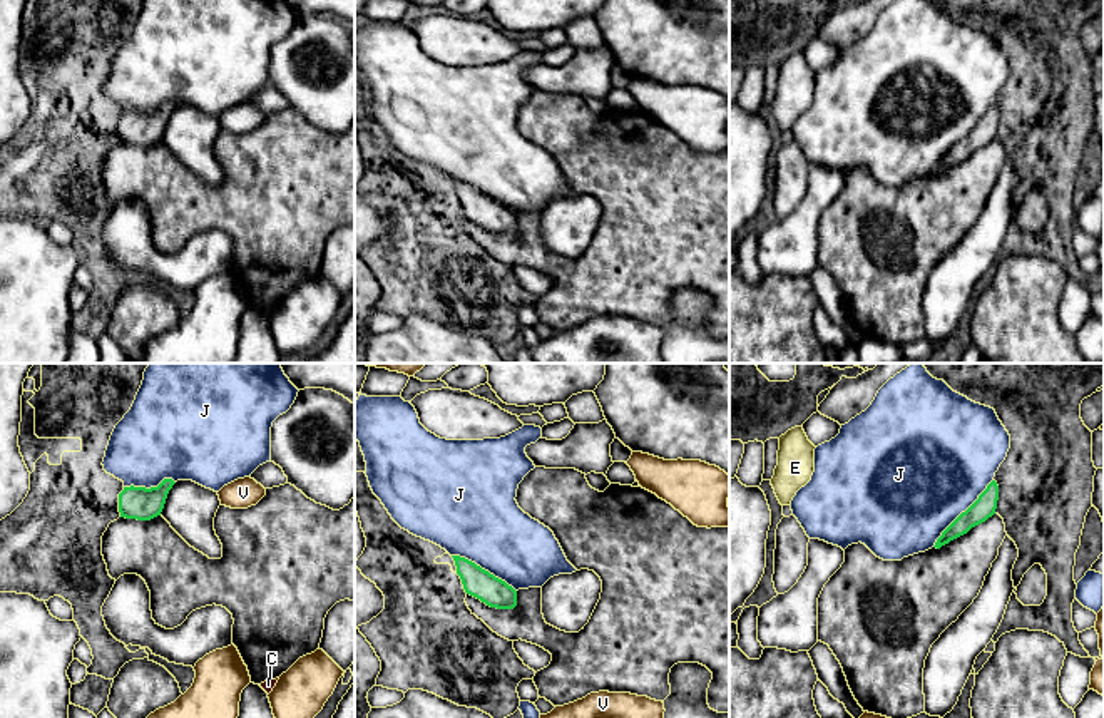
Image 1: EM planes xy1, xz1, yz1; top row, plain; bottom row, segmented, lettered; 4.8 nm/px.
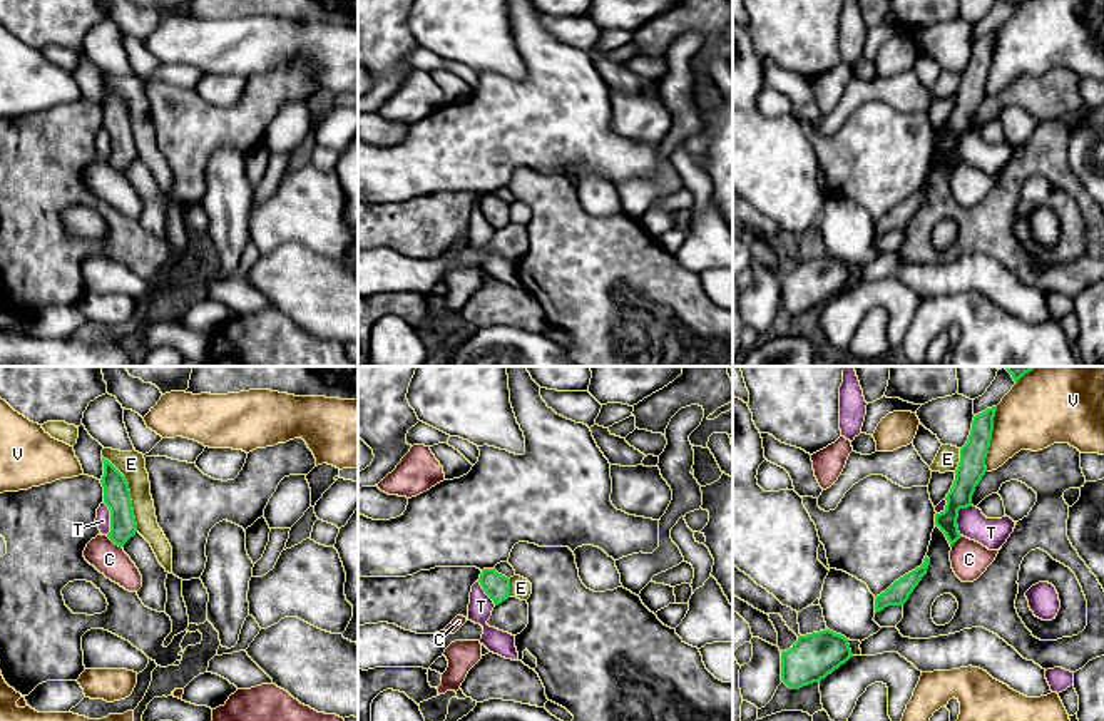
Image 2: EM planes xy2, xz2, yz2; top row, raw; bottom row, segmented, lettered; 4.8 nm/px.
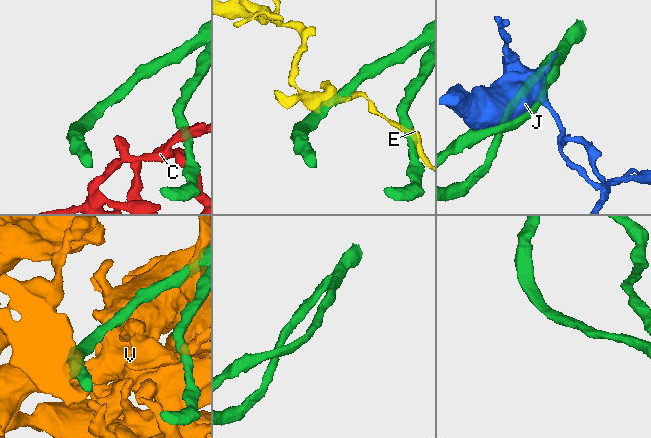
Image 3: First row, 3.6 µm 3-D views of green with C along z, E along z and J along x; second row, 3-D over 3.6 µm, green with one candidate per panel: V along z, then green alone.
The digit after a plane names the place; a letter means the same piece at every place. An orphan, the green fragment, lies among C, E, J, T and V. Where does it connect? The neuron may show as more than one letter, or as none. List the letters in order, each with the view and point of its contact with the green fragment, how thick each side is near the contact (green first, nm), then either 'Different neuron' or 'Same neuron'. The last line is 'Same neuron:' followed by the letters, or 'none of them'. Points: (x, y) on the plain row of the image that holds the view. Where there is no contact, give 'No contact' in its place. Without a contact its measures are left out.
C: Touches green at xy2 (114, 168). Thickness 130 nm (green) against 160 nm. Different neuron
E: Touches green at xy2 (129, 119). Thickness 130 nm (green) against 130 nm. Different neuron
J: Touches green at yz1 (962, 138). Thickness 110 nm (green) against 500 nm. Different neuron
T: Touches green at yz2 (957, 143). Thickness 130 nm (green) against 140 nm. Different neuron
V: Touches green at yz2 (991, 64). Thickness 130 nm (green) against 340 nm. Different neuron
Same neuron: none of them

